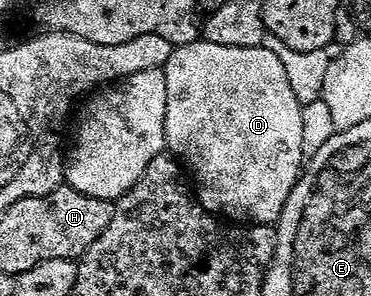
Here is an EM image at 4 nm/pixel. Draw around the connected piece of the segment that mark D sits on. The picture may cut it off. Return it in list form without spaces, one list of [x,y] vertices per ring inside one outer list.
[[[198,39],[178,45],[165,60],[167,85],[165,144],[197,180],[195,196],[208,213],[241,223],[273,223],[303,168],[302,106],[291,95],[280,58],[266,47],[227,47]]]

